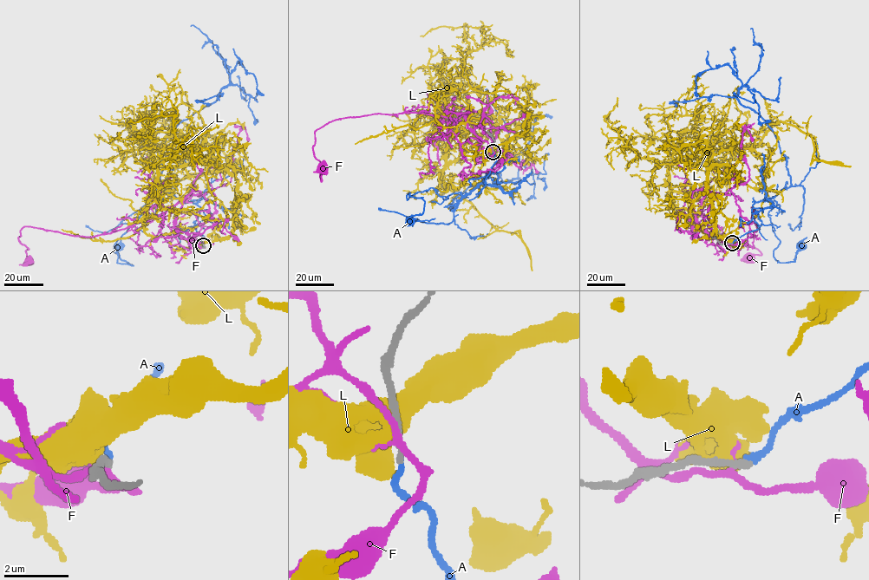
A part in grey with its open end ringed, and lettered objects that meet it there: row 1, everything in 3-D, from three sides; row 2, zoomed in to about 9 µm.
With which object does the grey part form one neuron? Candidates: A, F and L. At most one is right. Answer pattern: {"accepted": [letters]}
{"accepted": ["A"]}

